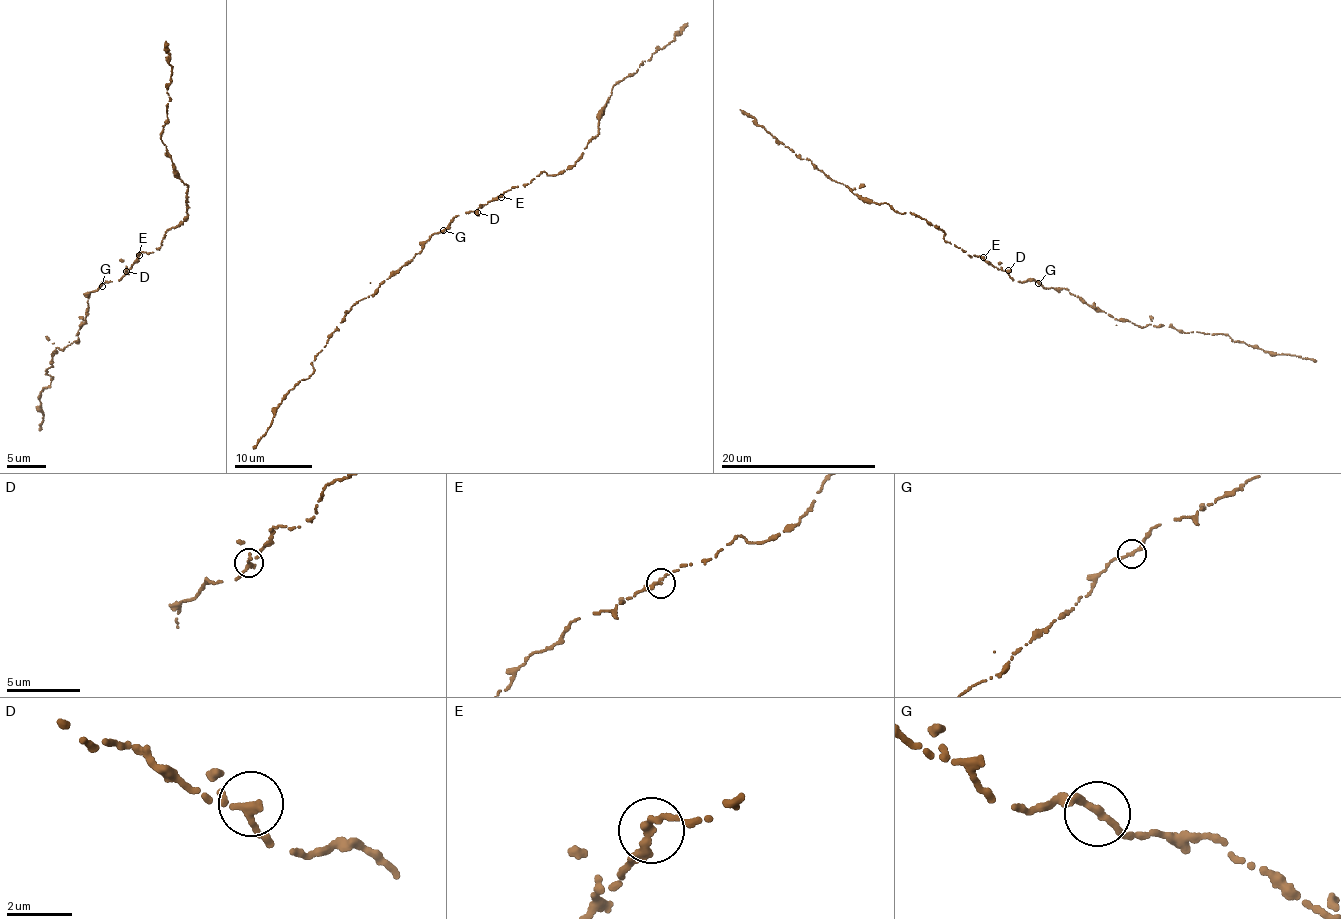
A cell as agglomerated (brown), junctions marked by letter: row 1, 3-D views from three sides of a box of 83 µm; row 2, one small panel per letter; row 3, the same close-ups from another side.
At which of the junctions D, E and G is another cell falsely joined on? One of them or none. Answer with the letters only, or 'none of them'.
none of them

